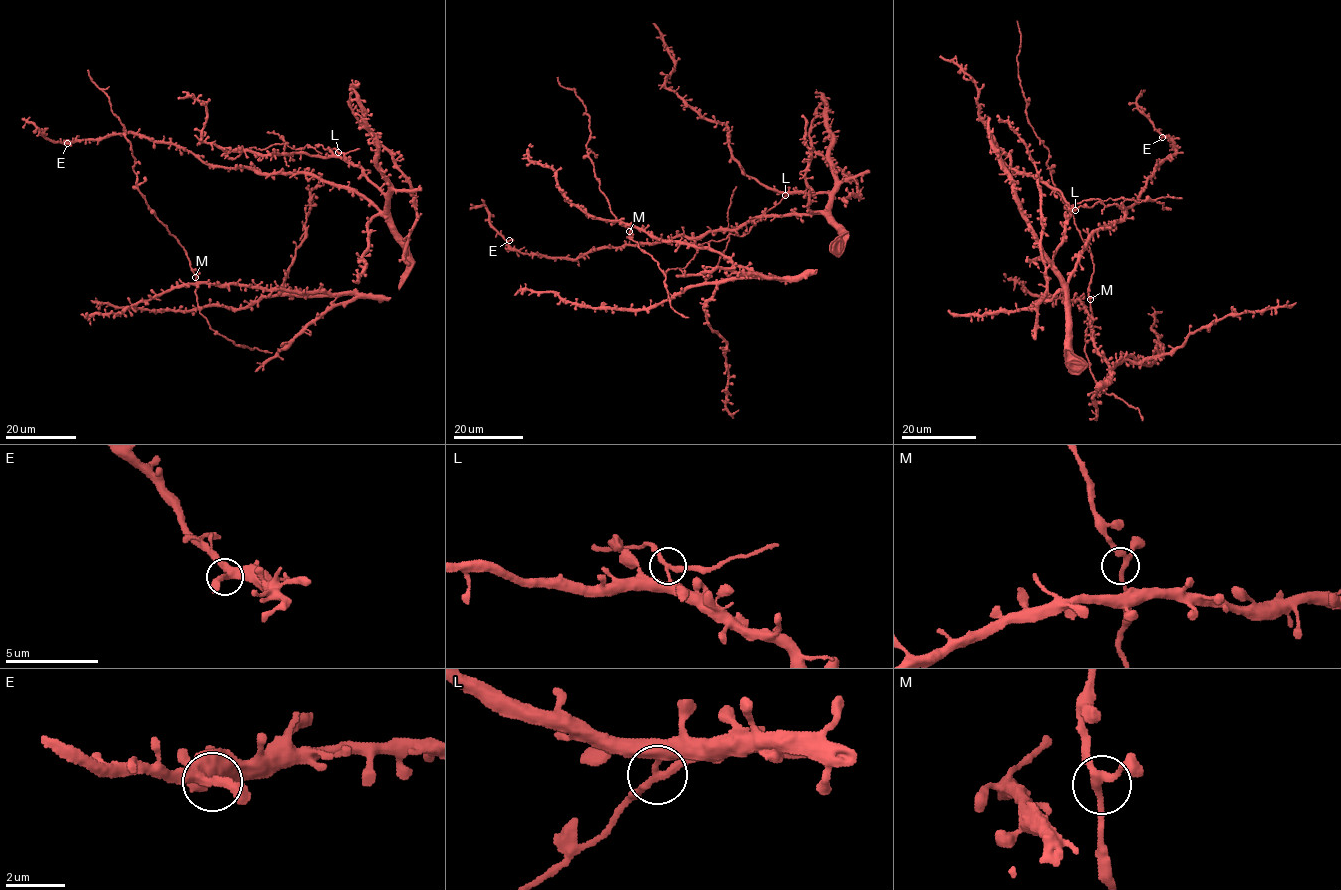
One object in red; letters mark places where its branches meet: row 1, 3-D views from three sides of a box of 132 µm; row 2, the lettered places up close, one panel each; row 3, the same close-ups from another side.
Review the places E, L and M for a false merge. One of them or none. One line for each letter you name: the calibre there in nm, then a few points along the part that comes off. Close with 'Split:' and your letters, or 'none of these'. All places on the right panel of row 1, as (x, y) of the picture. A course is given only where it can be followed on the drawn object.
L: Thickness 220 nm. Course of the part to remove: (1075, 210), (1098, 202), (1123, 207), (1123, 202), (1133, 197), (1163, 202), (1162, 208), (1171, 209)
Split: L

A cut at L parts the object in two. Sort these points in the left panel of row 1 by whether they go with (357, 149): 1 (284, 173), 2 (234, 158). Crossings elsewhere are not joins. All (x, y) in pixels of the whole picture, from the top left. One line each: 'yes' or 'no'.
1: no
2: yes

